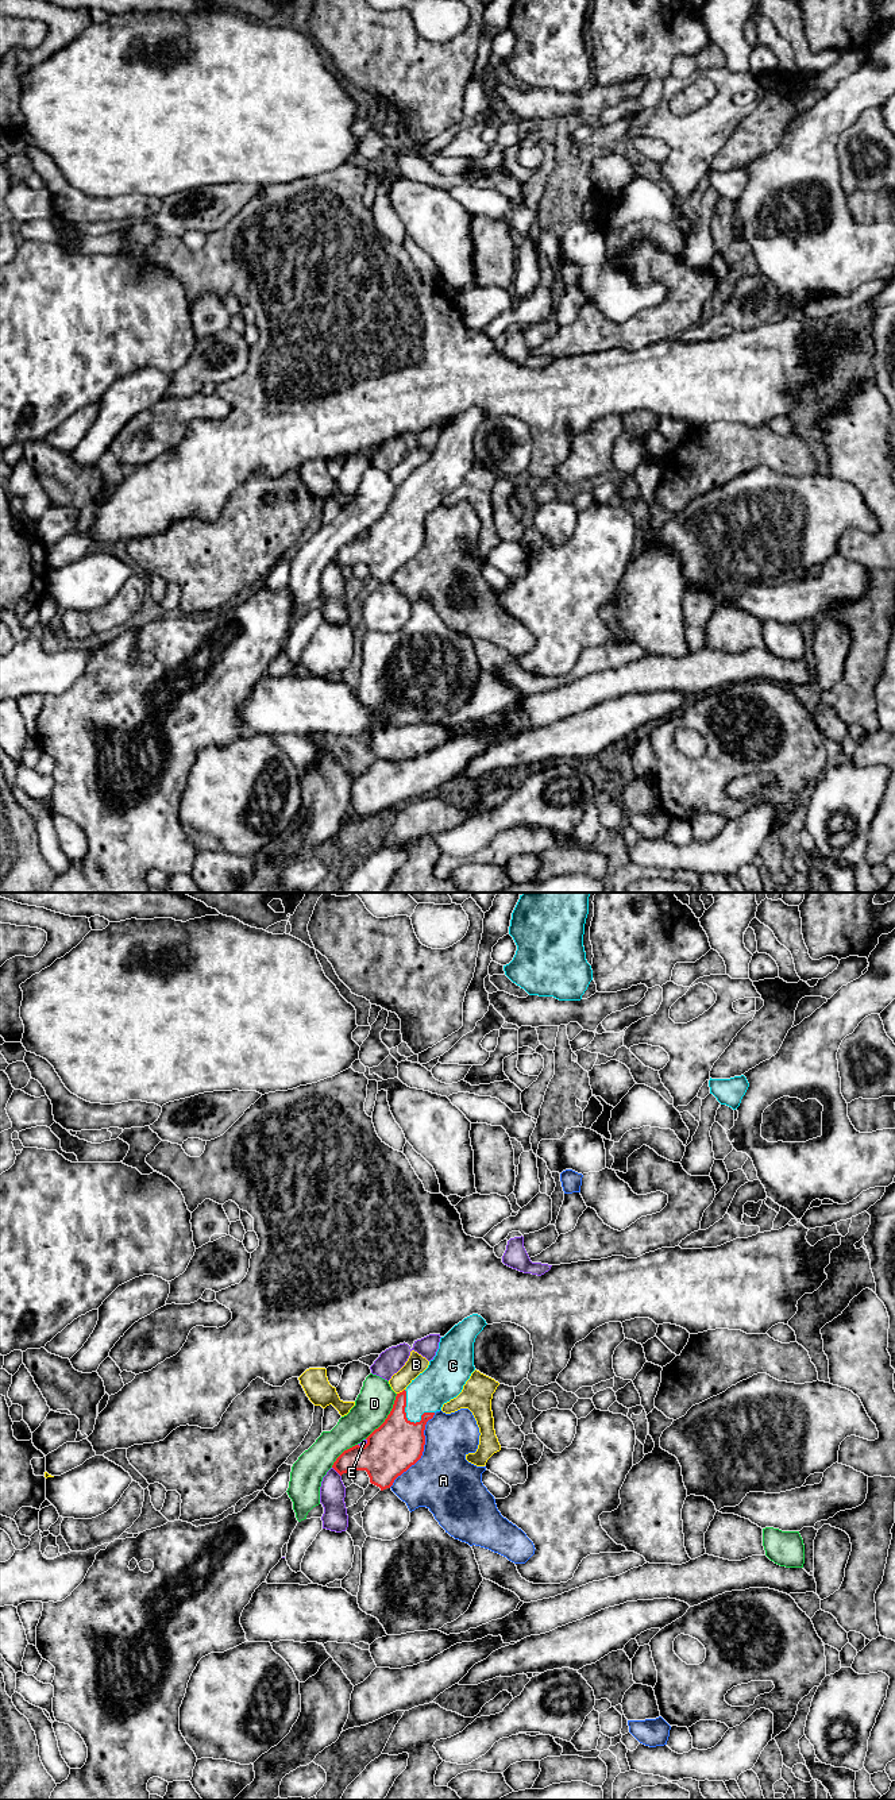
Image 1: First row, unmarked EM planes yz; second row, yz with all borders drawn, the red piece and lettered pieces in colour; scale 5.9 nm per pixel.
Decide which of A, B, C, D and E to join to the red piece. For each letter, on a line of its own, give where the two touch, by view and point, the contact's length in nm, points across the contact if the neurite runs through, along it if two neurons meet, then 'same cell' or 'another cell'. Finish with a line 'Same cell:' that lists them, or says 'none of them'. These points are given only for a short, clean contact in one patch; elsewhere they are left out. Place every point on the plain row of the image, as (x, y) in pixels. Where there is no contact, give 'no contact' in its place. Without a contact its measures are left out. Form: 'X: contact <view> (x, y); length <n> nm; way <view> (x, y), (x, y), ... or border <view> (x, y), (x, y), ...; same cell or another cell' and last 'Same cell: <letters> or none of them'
A: contact yz (423, 543); length 550 nm; another cell
B: contact yz (400, 485); length 60 nm; another cell
C: contact yz (407, 511); length 240 nm; way yz (397, 536), (407, 511), (412, 501), (434, 480); same cell
D: contact yz (388, 509); length 340 nm; another cell
E: contact yz (336, 563); length 80 nm; another cell
Same cell: C

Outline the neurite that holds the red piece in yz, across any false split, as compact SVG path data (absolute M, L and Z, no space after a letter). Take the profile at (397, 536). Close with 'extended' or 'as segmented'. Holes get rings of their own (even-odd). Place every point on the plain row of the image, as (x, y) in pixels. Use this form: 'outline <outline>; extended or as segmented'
outline M472 406L455 417L444 429L440 431L436 448L429 454L428 460L420 466L400 486L397 486L393 501L385 514L375 521L366 532L364 539L355 537L344 543L333 555L332 560L342 568L366 563L370 575L381 583L390 581L394 573L414 558L423 548L425 537L425 517L440 504L443 497L456 490L471 466L474 459L474 435L477 428L486 419L486 413Z; extended

